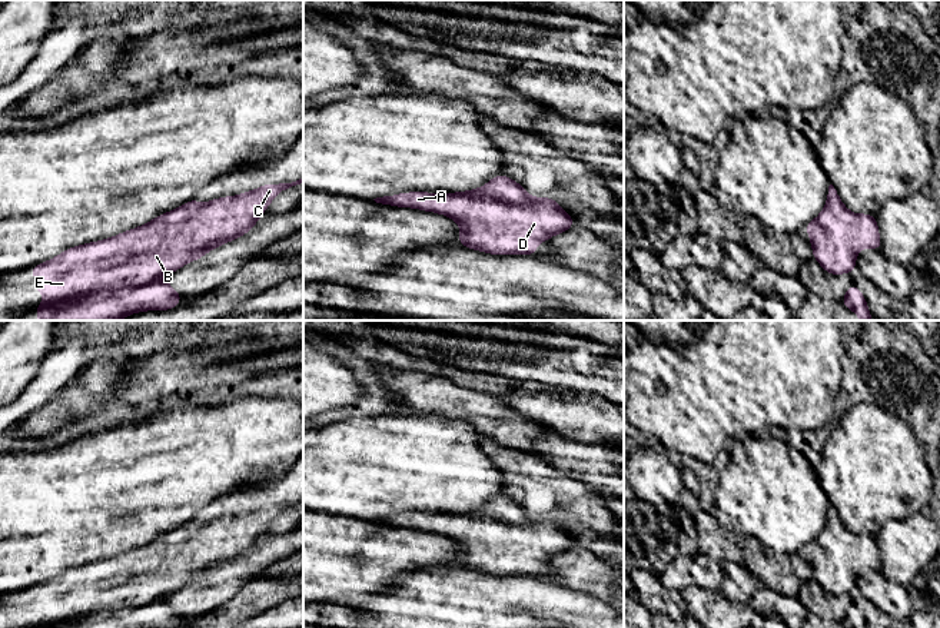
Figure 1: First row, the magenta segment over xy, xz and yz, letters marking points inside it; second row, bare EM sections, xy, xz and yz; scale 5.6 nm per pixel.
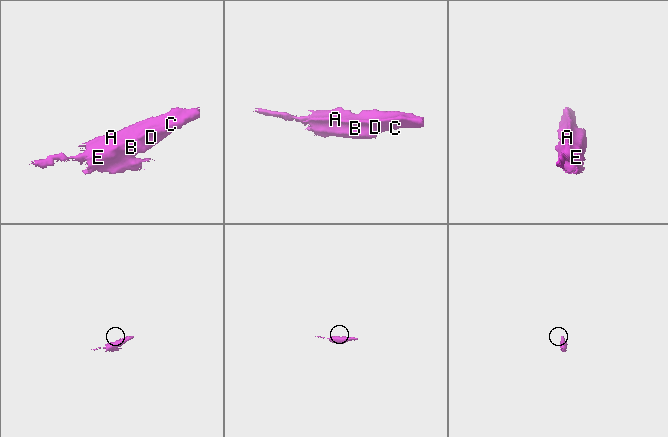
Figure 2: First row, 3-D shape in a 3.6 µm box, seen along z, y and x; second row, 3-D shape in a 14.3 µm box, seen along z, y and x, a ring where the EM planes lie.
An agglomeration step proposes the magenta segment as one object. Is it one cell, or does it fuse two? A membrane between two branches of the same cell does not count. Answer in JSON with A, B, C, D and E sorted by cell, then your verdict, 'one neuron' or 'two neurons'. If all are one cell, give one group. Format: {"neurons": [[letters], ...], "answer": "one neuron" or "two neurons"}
{"neurons": [["A", "B", "C", "D", "E"]], "answer": "one neuron"}

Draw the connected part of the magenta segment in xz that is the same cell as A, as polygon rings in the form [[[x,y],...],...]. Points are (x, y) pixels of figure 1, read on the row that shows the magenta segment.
[[[496,175],[485,186],[456,193],[409,192],[373,199],[376,203],[435,212],[454,219],[461,227],[459,245],[489,255],[531,255],[537,245],[574,227],[574,219],[552,197],[532,197],[522,185]]]

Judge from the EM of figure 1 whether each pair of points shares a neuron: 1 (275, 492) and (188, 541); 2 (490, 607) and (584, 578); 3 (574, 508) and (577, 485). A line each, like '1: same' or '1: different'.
1: same
2: different
3: same

